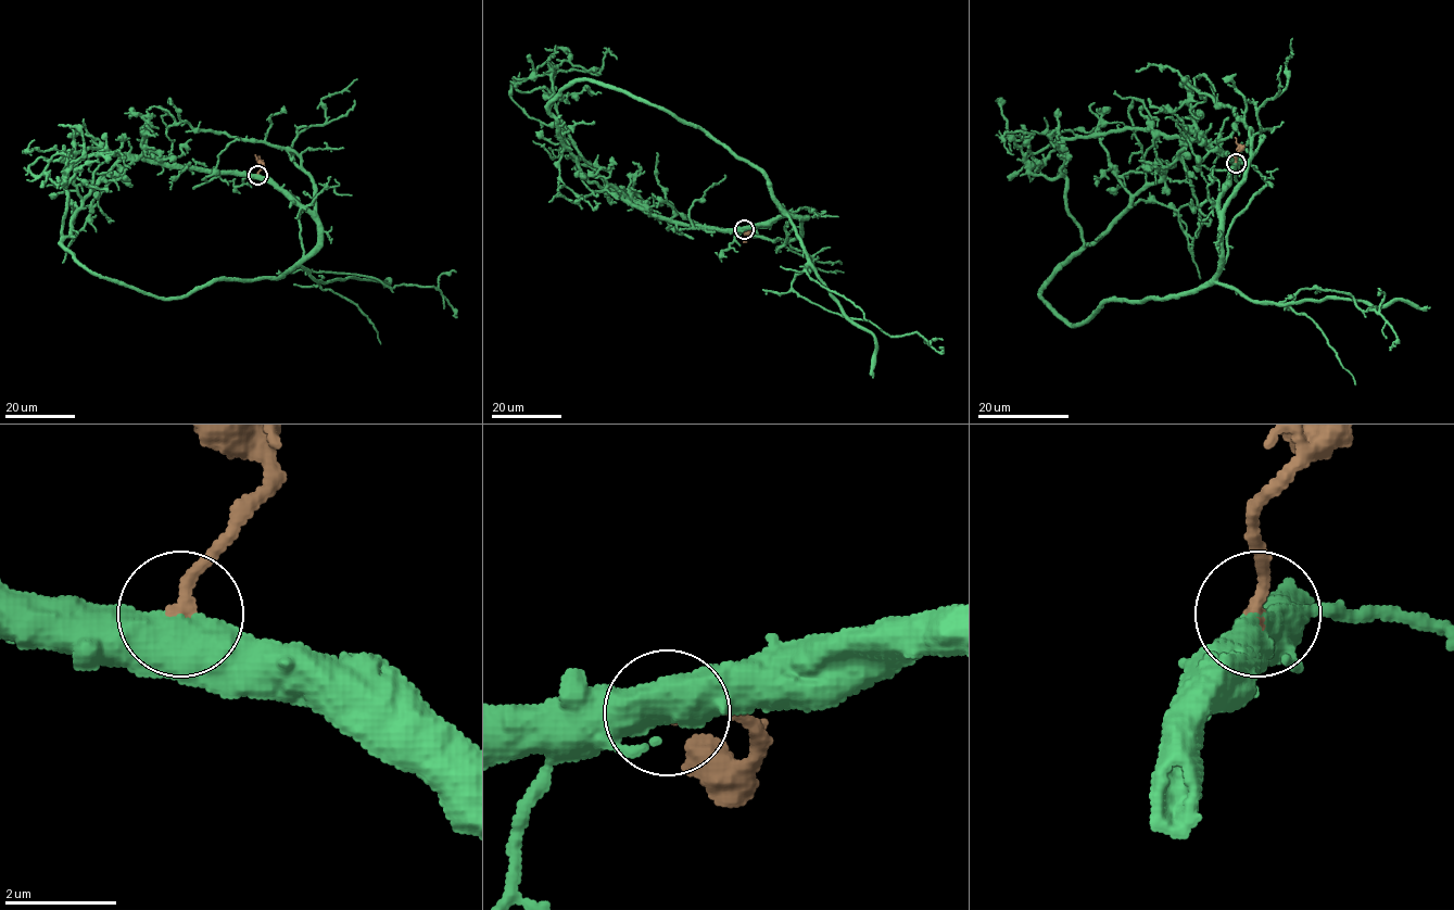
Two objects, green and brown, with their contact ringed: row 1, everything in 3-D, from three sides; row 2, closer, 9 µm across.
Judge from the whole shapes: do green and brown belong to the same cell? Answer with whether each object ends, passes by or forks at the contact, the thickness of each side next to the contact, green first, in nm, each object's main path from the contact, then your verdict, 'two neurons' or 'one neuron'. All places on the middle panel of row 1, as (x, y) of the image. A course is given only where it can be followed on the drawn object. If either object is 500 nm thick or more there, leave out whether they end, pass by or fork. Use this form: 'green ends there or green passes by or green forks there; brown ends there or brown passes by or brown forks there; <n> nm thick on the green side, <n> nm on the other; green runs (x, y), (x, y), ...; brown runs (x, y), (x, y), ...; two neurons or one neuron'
800 nm thick on the green side, 280 nm on the other; green runs (744, 229), (805, 217), (787, 214), (807, 260), (792, 288), (890, 336), (919, 332), (938, 352), (943, 348); brown runs (744, 229), (749, 230), (746, 242); one neuron

